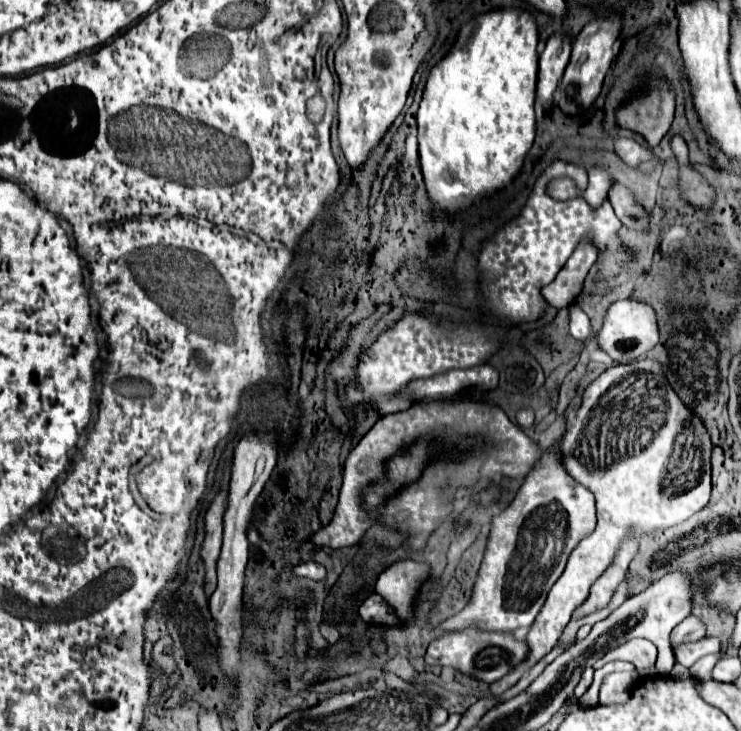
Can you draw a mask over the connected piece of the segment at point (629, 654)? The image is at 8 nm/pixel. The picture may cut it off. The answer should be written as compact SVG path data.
M630 639L626 645L620 645L614 651L610 651L604 657L604 663L612 661L612 659L624 659L624 661L630 661L638 671L642 671L642 669L654 667L656 655L658 655L658 651L656 651L656 645L652 641Z

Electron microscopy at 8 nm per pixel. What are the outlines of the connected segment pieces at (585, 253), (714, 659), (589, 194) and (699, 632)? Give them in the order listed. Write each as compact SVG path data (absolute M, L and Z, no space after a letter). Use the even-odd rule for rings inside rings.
M582 241L558 277L544 287L544 297L556 309L562 309L572 303L572 299L582 291L584 279L590 267L596 263L596 249L590 241Z
M712 653L712 655L704 655L702 659L698 659L692 667L690 673L702 681L710 681L712 679L712 669L714 665L722 659L722 653Z
M600 165L590 167L588 175L590 175L590 185L588 185L588 189L584 191L584 199L586 199L592 207L598 207L598 205L606 199L612 181L610 181L610 177L608 177L608 171L604 171L604 167L600 167Z
M690 615L690 617L686 617L686 621L682 621L680 625L674 627L674 631L670 635L670 641L672 641L672 645L692 643L692 641L698 641L700 637L704 637L704 635L706 635L704 623L698 617Z

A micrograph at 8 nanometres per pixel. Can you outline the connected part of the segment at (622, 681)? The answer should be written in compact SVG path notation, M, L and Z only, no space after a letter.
M610 673L602 683L602 703L624 703L630 697L630 689L636 681L636 673Z

